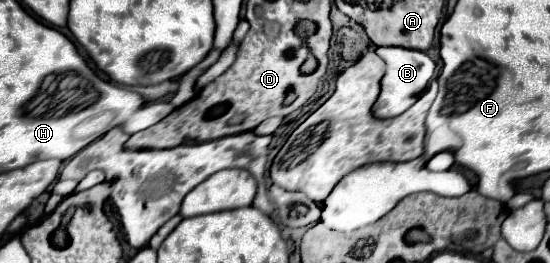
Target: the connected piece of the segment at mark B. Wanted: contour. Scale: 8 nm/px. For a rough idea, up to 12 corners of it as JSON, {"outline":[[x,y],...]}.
{"outline":[[377,47],[387,71],[373,105],[379,119],[397,117],[435,75],[427,53]]}

